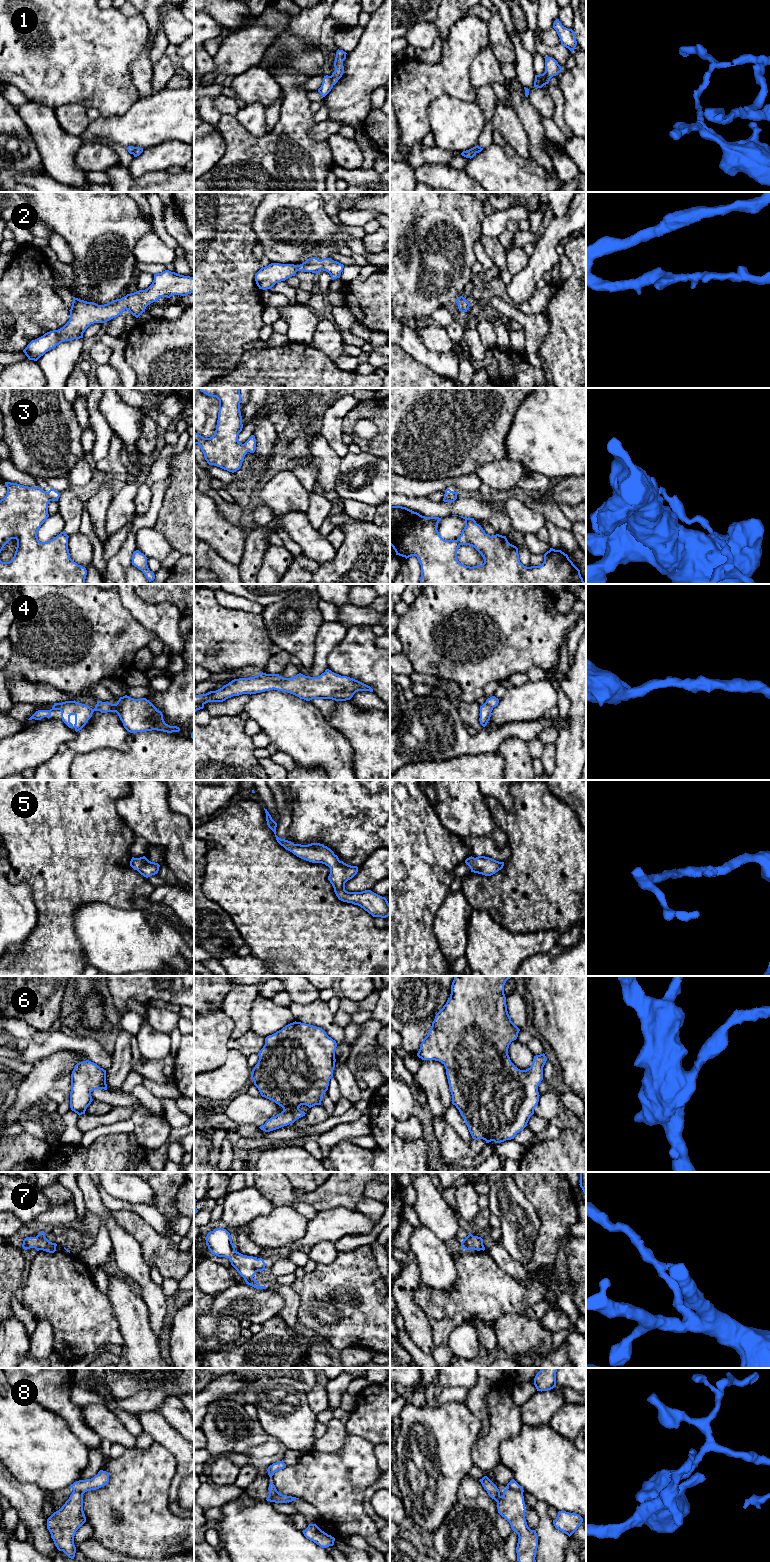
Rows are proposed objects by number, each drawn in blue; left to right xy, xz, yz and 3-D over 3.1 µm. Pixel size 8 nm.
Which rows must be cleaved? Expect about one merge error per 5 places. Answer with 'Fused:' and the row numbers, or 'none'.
Fused: 1, 3, 8

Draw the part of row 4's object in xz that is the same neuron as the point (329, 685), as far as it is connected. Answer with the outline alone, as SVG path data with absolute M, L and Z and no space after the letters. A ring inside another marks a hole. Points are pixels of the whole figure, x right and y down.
M329 669L318 677L299 673L292 678L284 678L279 674L262 672L254 677L234 679L216 691L194 695L194 712L203 709L208 702L223 702L233 696L251 695L273 689L293 694L306 701L312 699L346 701L358 691L373 692L370 686L353 678L336 674Z

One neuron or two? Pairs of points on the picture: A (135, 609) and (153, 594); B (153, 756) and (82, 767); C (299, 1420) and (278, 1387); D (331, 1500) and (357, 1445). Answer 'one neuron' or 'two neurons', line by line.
A: two neurons
B: one neuron
C: one neuron
D: one neuron

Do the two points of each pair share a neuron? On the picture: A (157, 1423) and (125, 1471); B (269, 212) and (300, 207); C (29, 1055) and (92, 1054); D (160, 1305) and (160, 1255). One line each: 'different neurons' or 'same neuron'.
A: different neurons
B: same neuron
C: same neuron
D: different neurons

